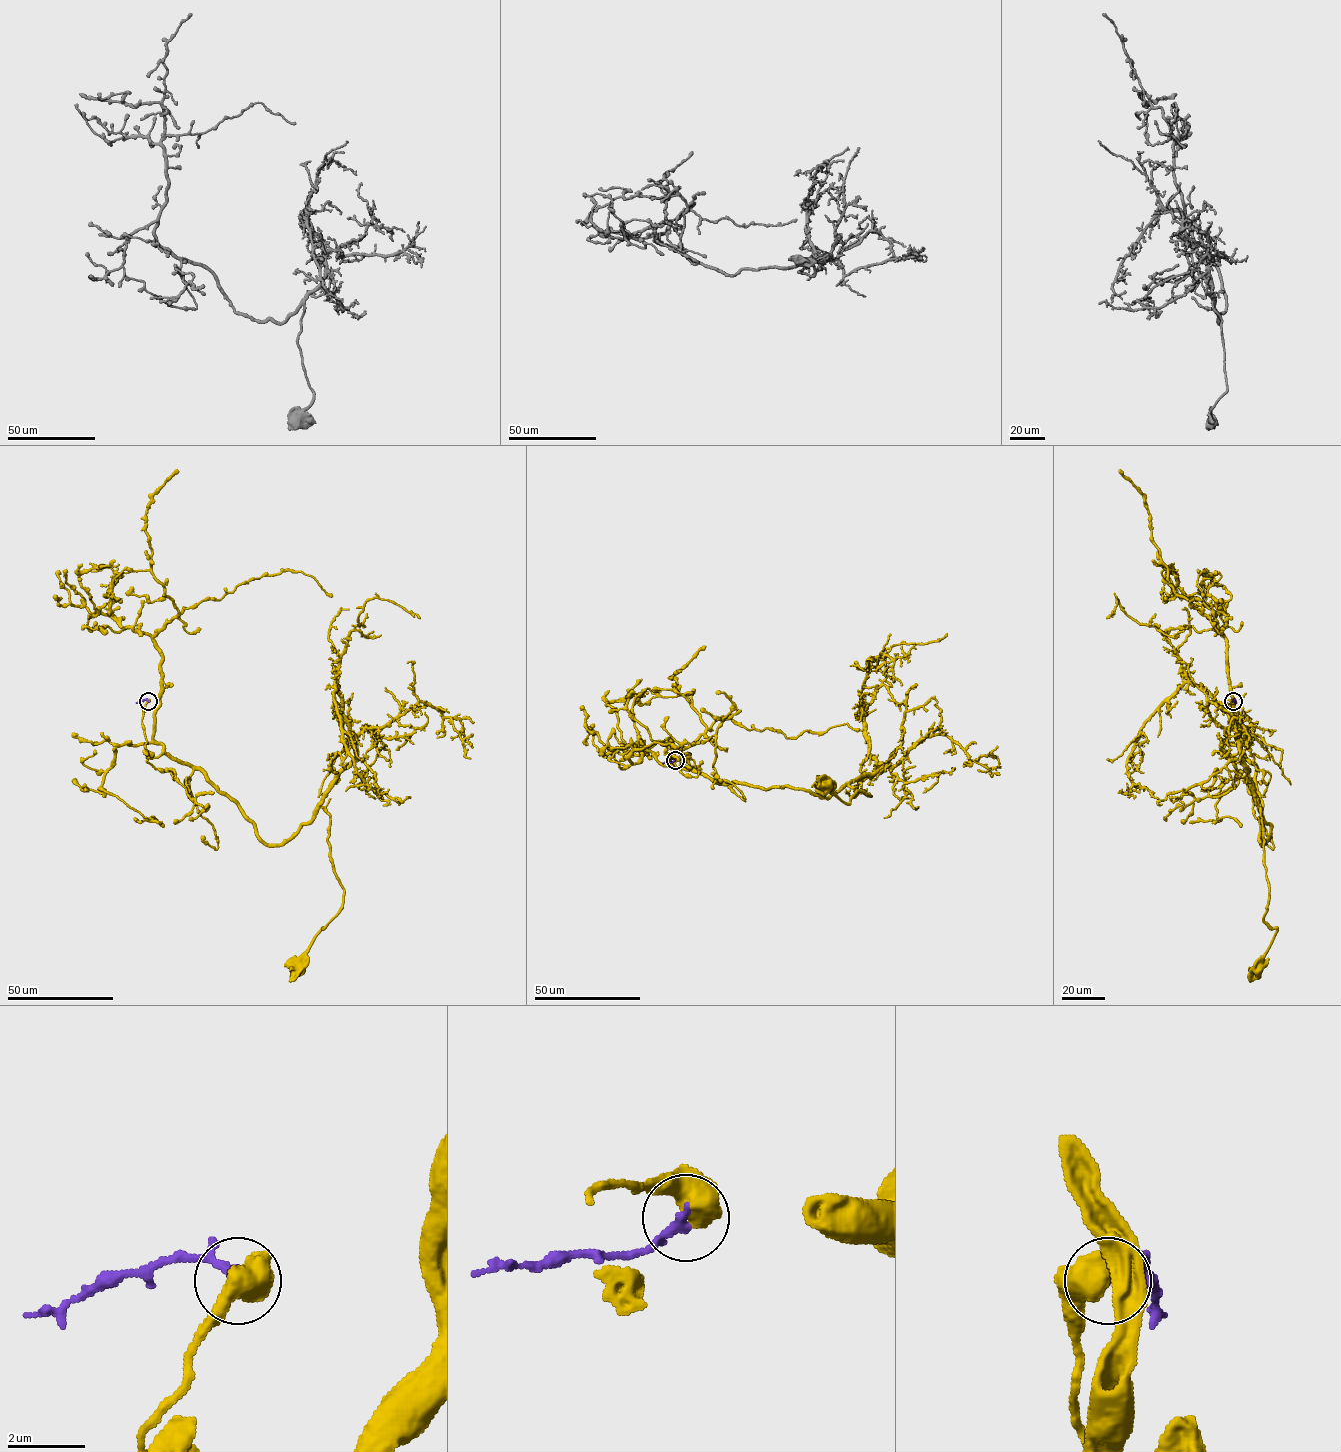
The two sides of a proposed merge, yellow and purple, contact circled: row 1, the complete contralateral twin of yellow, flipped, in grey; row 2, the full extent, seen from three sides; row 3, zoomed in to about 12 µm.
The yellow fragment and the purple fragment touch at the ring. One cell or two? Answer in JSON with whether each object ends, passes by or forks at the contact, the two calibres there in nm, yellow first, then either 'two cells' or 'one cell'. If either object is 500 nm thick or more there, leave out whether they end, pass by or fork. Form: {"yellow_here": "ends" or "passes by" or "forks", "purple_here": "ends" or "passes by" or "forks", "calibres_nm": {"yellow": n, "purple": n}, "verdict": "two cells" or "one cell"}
{"calibres_nm": {"yellow": 750, "purple": 280}, "verdict": "two cells"}

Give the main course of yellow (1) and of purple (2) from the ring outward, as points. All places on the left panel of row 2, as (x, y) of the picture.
1: (148, 701), (147, 753), (196, 767), (266, 843), (283, 844), (319, 807), (329, 815), (342, 908), (297, 968)
2: (148, 701), (136, 702)

